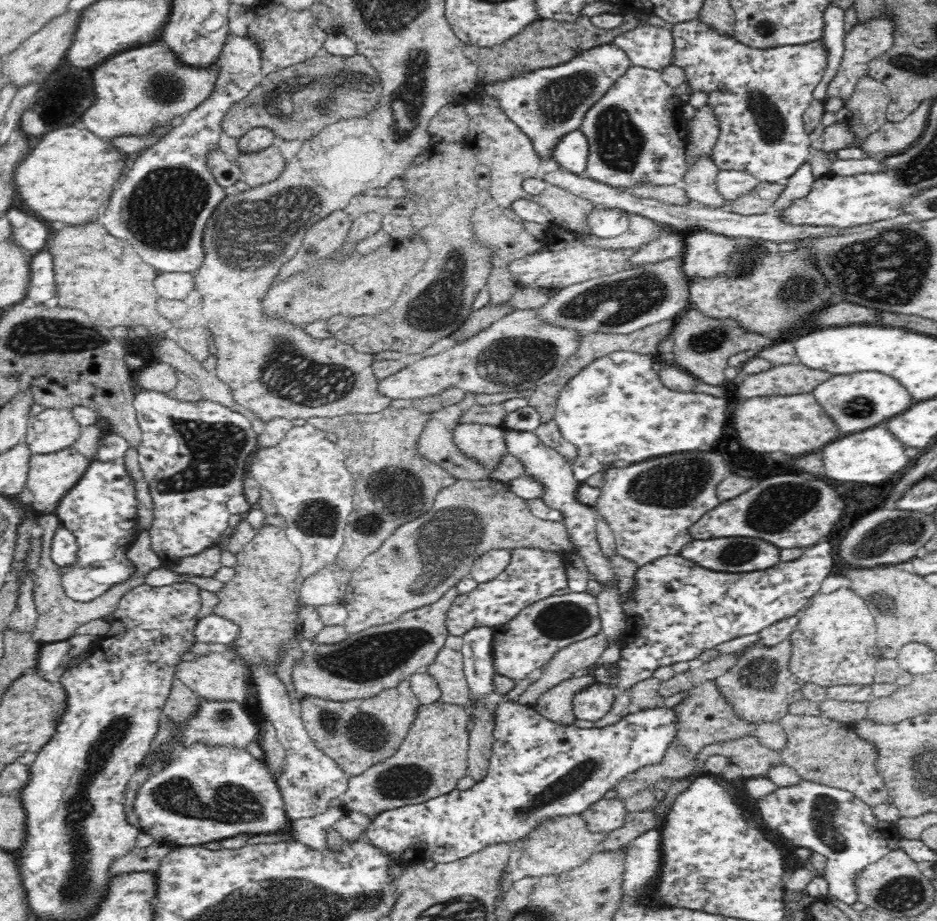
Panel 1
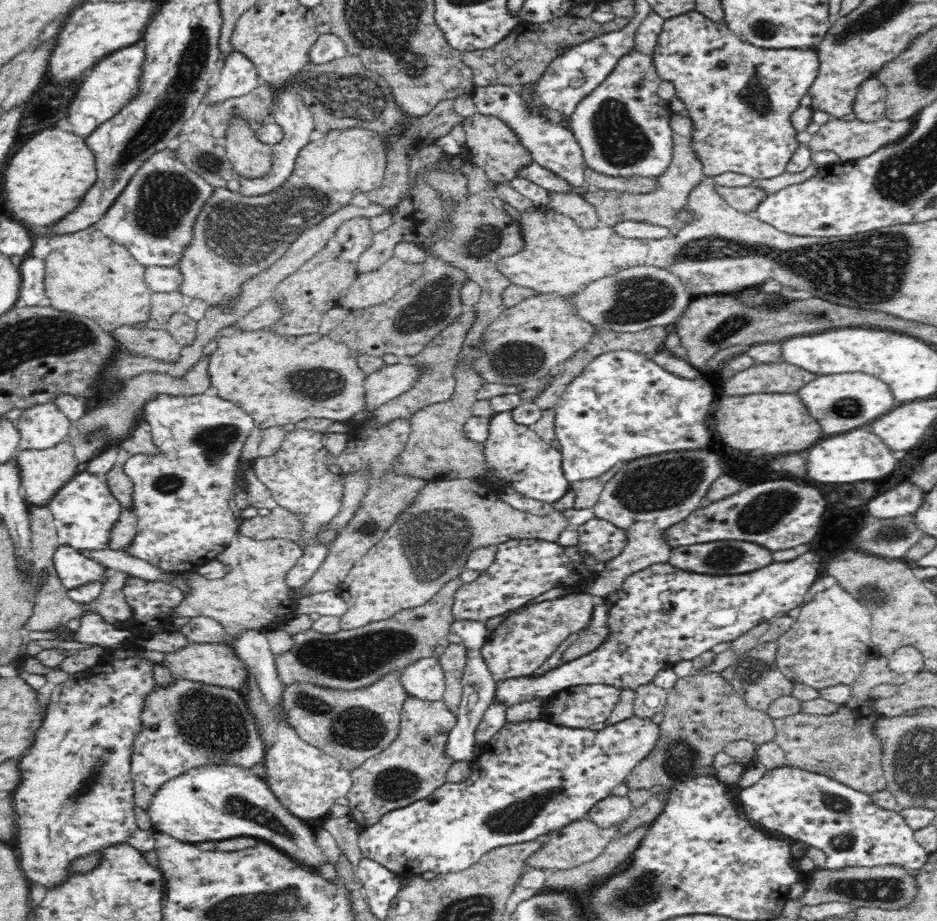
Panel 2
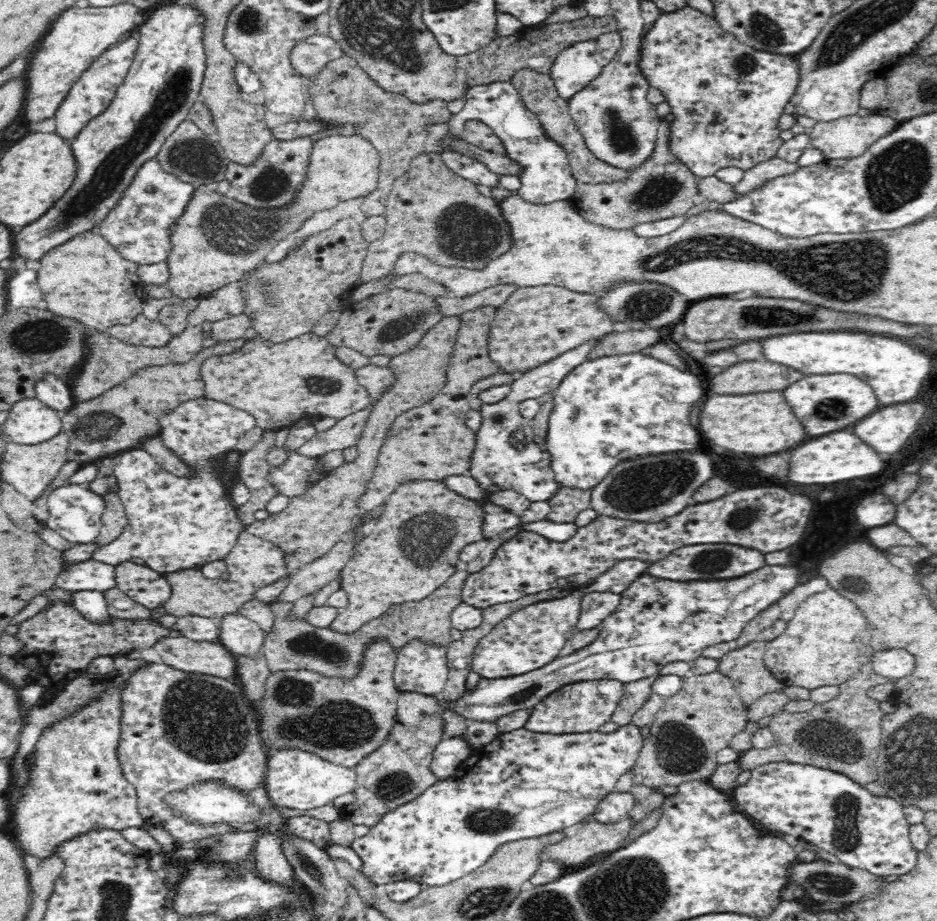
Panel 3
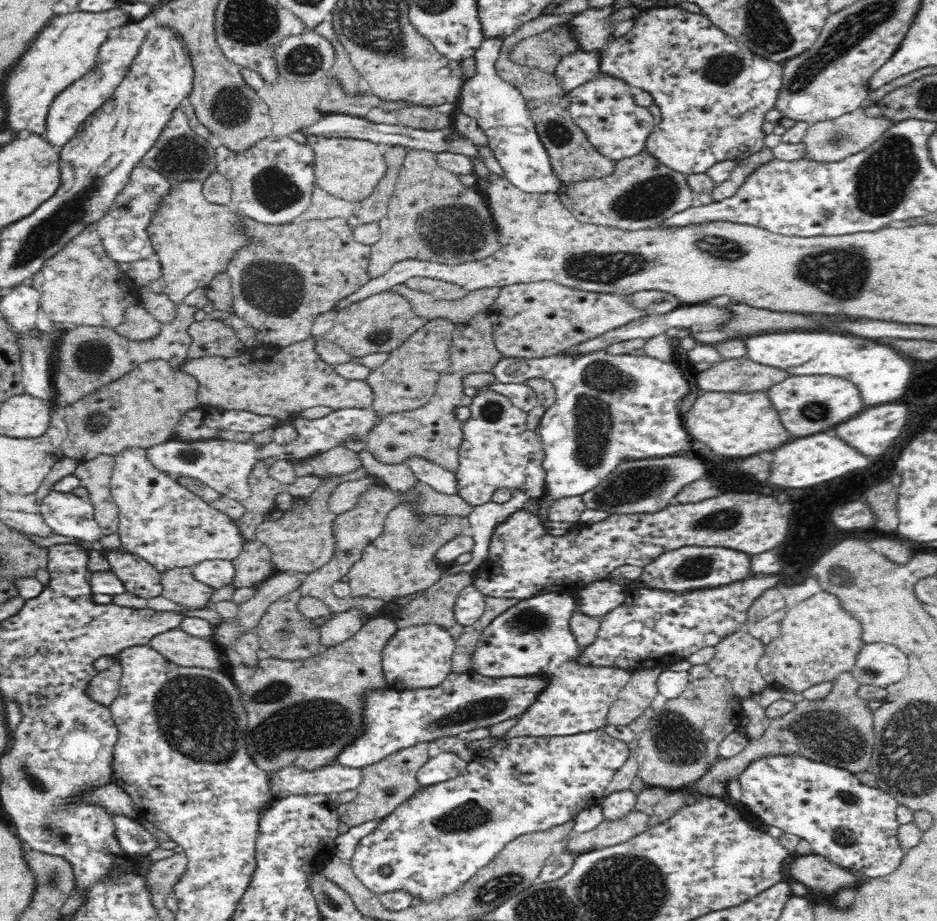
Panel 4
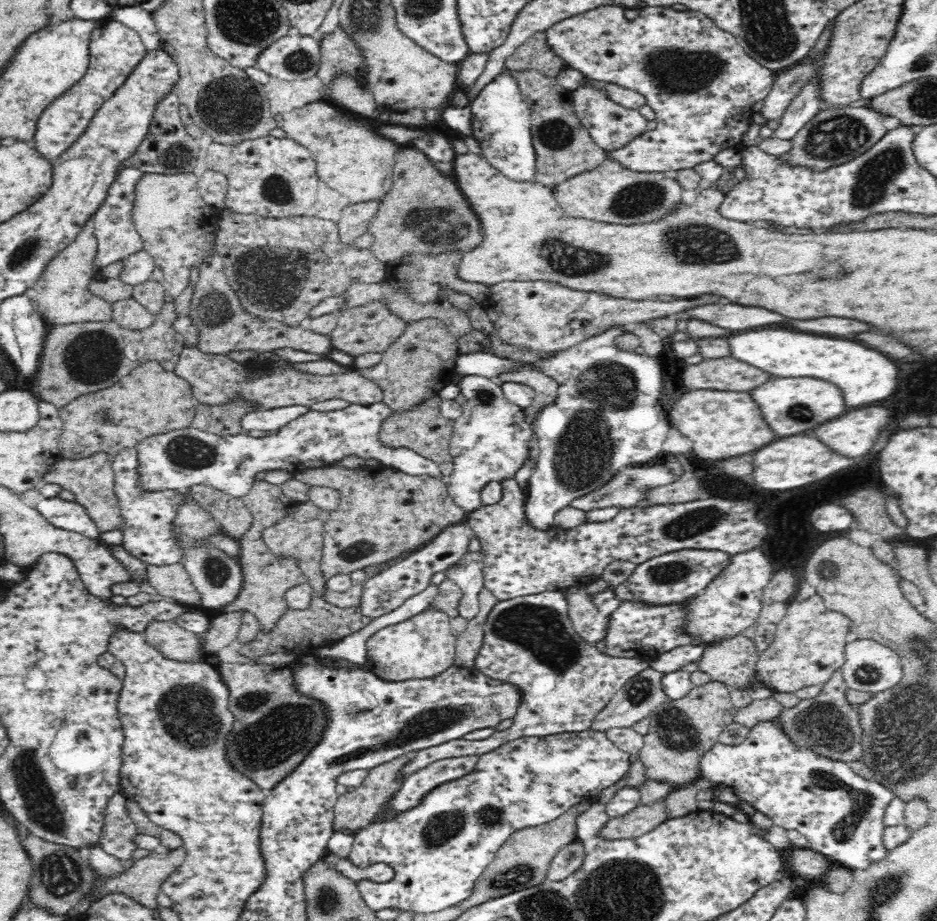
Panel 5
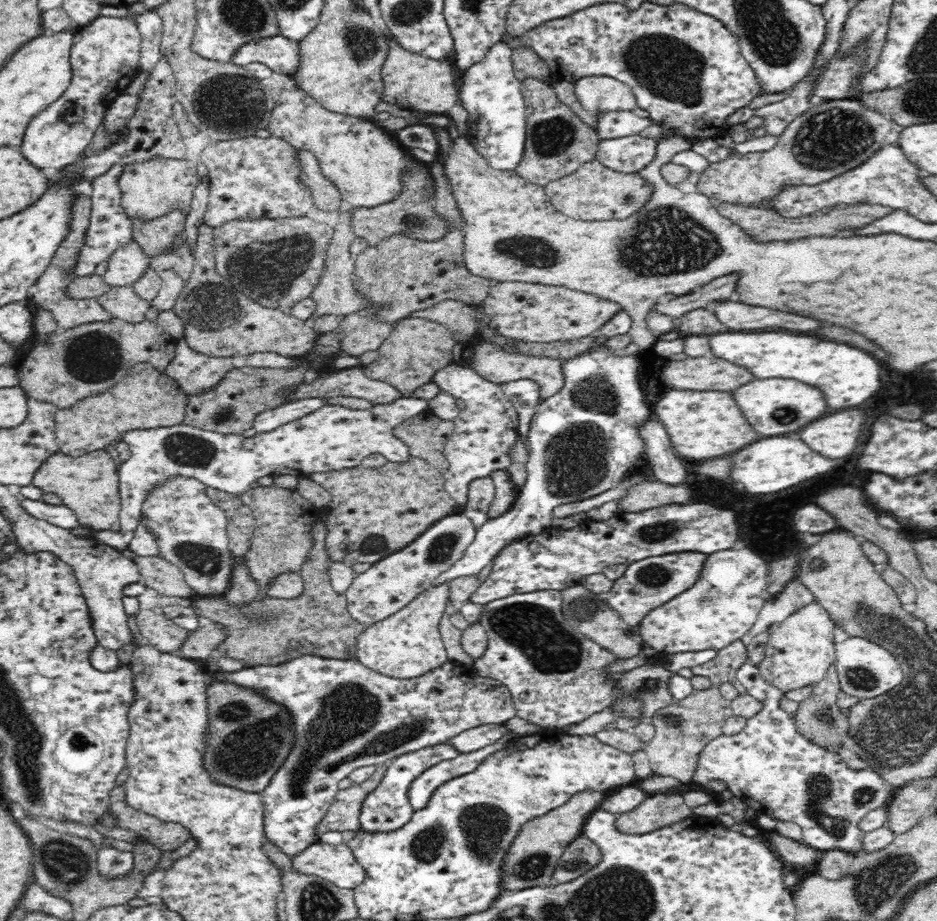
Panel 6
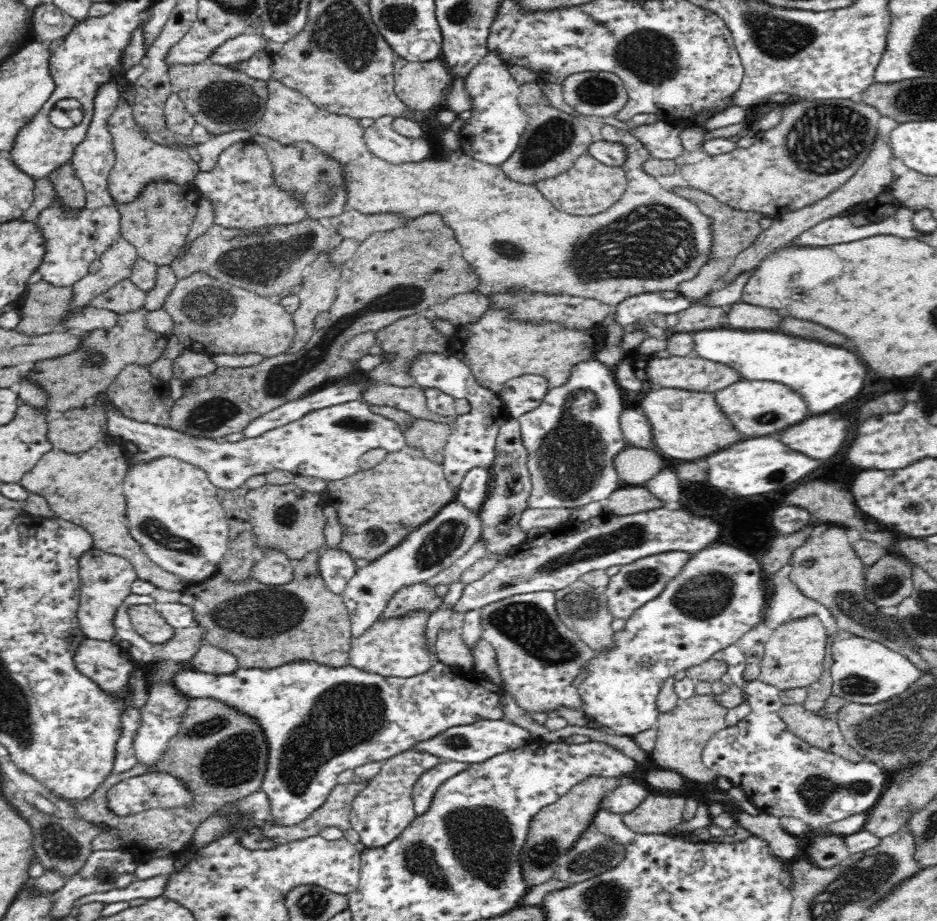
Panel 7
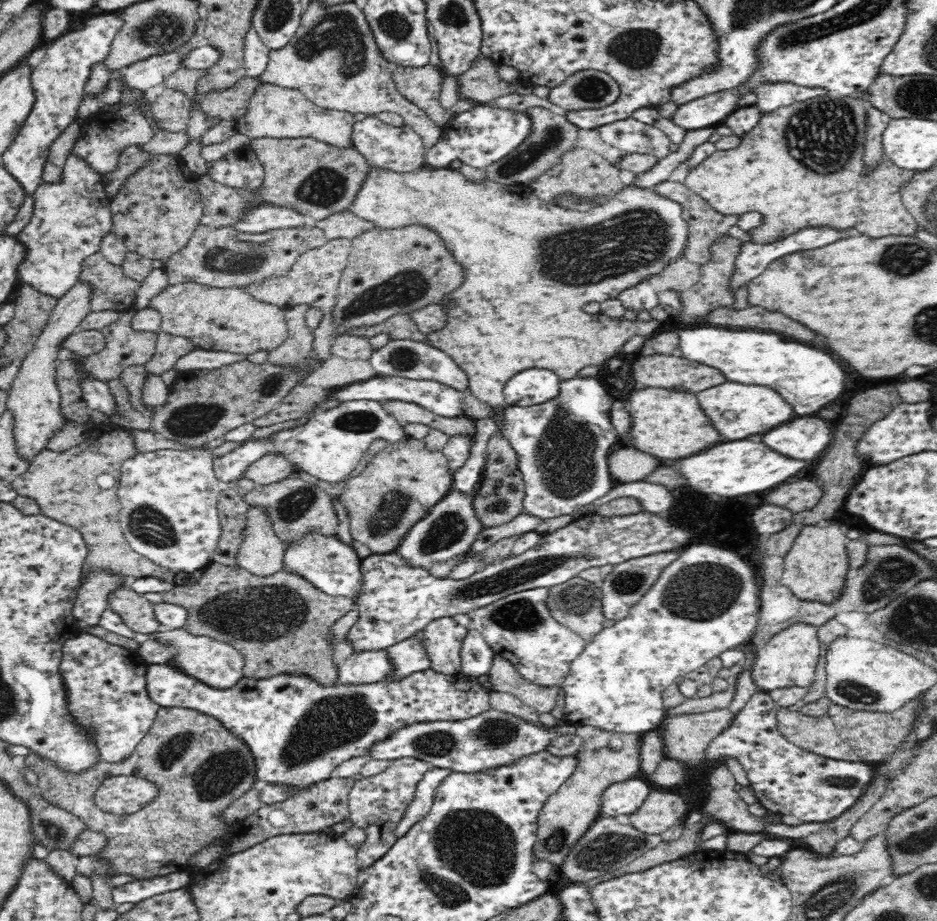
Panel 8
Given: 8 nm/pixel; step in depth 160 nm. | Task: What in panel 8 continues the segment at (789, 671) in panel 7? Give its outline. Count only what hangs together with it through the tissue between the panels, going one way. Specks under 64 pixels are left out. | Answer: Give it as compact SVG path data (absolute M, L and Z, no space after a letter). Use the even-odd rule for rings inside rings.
M796 623L770 637L757 649L751 675L760 691L793 686L809 687L815 679L816 664L820 658L817 627L813 624Z

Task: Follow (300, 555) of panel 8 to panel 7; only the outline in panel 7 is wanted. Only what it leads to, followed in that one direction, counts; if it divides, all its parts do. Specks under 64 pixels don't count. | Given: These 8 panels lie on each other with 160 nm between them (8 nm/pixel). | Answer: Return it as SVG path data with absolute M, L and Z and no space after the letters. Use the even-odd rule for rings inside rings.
M322 547L318 566L326 586L339 595L344 592L346 584L357 569L352 556L339 547L330 549Z

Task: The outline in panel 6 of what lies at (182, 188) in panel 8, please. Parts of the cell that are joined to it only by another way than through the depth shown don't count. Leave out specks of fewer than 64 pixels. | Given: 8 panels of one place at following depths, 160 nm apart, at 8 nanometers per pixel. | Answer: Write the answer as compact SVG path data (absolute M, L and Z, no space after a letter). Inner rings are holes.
M172 211L168 215L151 220L150 223L134 219L134 241L144 249L146 255L160 255L172 247L176 236L184 231L186 217L182 211Z

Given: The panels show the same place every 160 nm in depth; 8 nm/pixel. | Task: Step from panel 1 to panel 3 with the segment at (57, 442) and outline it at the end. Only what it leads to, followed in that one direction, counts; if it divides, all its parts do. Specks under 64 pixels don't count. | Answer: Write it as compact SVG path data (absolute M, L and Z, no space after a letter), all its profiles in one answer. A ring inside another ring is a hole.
M38 398L22 399L9 410L1 432L16 444L45 443L63 430L59 413Z

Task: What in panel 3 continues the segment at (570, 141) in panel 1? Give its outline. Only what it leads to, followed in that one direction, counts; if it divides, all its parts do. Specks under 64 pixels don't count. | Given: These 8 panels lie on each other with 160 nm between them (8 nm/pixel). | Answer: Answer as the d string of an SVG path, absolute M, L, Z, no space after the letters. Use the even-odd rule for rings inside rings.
M493 82L469 87L465 92L466 104L462 111L452 116L448 122L448 137L454 141L462 138L465 124L471 120L481 120L500 136L507 155L522 167L522 186L517 193L529 203L546 204L566 201L576 190L577 180L569 161L566 148L547 135L538 117L527 108L520 93L511 82Z

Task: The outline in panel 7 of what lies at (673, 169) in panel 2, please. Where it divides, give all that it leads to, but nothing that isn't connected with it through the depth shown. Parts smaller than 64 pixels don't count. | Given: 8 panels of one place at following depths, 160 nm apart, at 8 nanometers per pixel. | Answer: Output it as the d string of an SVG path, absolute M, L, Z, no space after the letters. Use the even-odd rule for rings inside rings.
M588 154L577 158L570 170L541 180L536 185L545 199L559 211L572 216L594 216L608 210L625 195L628 179L623 167L606 166Z

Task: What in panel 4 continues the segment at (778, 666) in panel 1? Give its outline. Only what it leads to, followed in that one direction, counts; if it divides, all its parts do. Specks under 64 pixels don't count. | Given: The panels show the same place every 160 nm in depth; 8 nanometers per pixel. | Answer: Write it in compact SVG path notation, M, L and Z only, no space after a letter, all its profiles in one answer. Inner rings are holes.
M739 630L723 638L715 646L714 658L707 665L713 672L713 675L720 675L728 678L732 688L741 699L757 698L766 688L770 688L769 683L757 667L758 661L765 654L765 648L766 644L762 643L757 632L743 632Z

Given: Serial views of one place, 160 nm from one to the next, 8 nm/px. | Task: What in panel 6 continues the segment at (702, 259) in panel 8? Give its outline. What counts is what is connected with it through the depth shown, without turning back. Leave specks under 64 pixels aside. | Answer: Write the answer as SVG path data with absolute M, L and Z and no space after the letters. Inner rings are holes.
M725 203L717 208L722 216L734 221L742 227L744 232L756 241L764 243L771 241L790 241L808 237L830 237L840 235L850 235L854 229L865 227L875 220L892 214L895 209L892 207L880 206L879 204L859 204L852 206L838 206L830 208L826 212L820 212L818 215L810 215L800 218L784 218L777 211L762 209L762 207L748 206L747 204L737 205L734 203Z

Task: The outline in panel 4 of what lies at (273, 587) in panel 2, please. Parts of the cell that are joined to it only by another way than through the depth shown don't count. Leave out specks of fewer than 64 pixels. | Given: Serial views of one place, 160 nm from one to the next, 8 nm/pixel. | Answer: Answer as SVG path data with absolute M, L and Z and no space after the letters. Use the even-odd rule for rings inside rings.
M246 539L242 552L231 563L234 565L232 585L235 589L258 587L278 573L268 546L256 539ZM191 567L175 568L162 573L162 596L188 610L213 609L208 606L215 588L198 582Z

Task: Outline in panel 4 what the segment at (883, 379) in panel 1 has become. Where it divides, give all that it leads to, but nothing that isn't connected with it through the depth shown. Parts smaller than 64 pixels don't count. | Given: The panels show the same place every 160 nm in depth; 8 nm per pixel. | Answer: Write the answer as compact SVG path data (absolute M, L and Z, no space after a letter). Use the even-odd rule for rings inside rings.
M791 376L767 392L780 414L780 420L792 436L810 436L822 432L830 426L836 426L836 422L848 420L862 408L858 388L850 380L842 380L838 376Z

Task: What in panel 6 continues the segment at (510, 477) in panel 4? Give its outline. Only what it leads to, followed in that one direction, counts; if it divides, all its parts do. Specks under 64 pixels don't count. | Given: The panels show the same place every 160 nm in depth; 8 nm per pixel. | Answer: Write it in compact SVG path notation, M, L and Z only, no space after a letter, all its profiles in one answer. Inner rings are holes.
M454 360L438 372L432 384L438 391L450 393L465 402L464 409L453 420L454 432L447 438L443 450L449 462L449 468L443 474L446 492L458 505L465 506L473 480L490 477L494 471L507 470L512 464L519 416L506 398L501 383L490 382L471 368L461 368Z

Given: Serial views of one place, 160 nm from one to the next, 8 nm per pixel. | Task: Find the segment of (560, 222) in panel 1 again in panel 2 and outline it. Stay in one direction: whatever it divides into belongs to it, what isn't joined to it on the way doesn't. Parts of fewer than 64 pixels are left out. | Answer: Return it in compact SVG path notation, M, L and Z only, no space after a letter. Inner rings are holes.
M550 191L546 208L570 217L580 228L593 229L602 226L595 206L576 193Z

